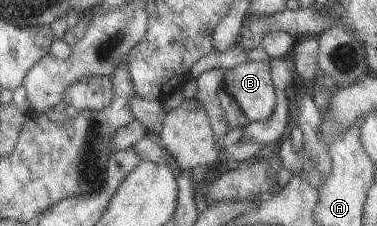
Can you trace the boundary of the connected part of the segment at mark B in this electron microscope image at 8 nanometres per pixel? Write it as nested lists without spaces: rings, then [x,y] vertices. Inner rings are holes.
[[[247,60],[223,72],[220,88],[234,97],[249,122],[264,122],[272,117],[278,97],[269,62]]]

